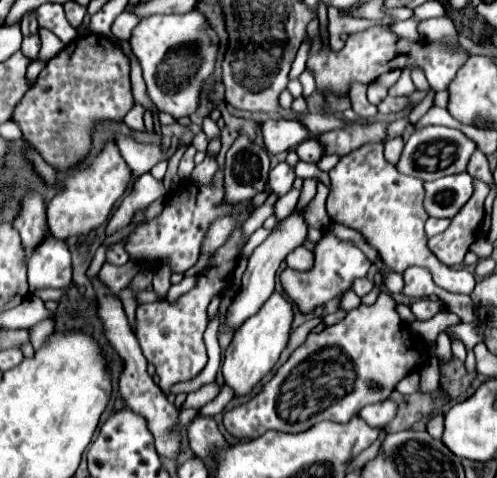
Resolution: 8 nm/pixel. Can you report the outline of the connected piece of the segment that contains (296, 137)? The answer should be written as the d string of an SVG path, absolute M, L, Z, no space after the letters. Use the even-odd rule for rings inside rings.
M270 119L262 123L262 137L264 137L264 147L270 153L282 153L306 141L310 137L310 131L300 121Z

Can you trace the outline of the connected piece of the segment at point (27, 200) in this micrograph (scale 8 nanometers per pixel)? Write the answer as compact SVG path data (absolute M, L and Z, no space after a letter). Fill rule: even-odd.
M28 193L24 197L22 211L20 211L18 219L14 221L14 227L22 237L24 253L26 253L24 263L28 263L28 259L32 257L32 251L36 251L36 247L48 237L46 203L42 201L42 197L38 193Z

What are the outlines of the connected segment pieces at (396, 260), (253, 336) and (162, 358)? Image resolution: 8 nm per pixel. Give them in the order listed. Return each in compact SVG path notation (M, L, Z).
M368 143L340 157L336 167L330 171L330 181L332 187L326 201L330 219L360 231L366 241L380 253L384 267L394 273L404 273L412 265L426 267L438 287L452 293L472 293L476 285L474 275L464 267L446 267L428 249L428 239L424 235L428 213L422 207L422 181L416 177L400 175L400 171L396 171L396 167L384 159L382 143Z
M274 293L264 305L262 309L250 317L240 331L236 331L236 335L232 337L232 343L228 345L226 353L224 353L224 363L222 363L222 375L224 375L224 383L234 391L236 397L244 397L248 395L256 383L260 383L278 363L280 353L284 351L288 337L290 337L290 325L292 325L292 303L280 295Z
M236 231L230 241L220 247L204 273L198 279L198 285L184 293L174 303L140 303L136 309L136 337L140 341L142 353L148 363L156 365L156 375L160 377L160 389L168 393L172 383L186 381L196 377L206 365L206 347L204 347L204 329L208 325L208 303L214 295L221 296L231 284L233 272L237 266L238 253L242 249L242 233Z

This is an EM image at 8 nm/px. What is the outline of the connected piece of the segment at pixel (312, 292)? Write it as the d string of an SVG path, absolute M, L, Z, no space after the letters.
M324 231L320 241L314 245L314 265L312 265L312 269L296 271L296 269L286 267L280 273L280 283L282 283L284 295L298 307L298 311L310 313L316 307L326 305L334 297L348 291L352 287L354 279L366 277L370 265L372 263L368 261L368 257L358 247L354 247L352 243L346 243L342 239L336 239L336 235L332 235L332 231Z

